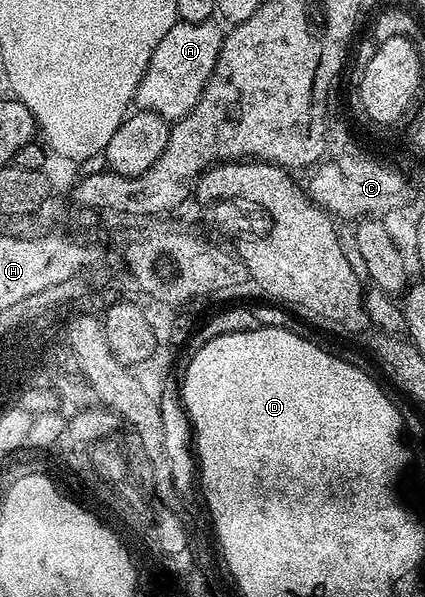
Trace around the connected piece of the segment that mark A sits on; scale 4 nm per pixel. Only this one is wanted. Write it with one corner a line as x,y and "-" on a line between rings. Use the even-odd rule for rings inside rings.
179,21
168,29
168,33
164,33
164,41
156,45
148,69
134,94
134,103
141,110
156,113
167,121
177,121
192,110
196,101
200,101
200,93
204,93
206,82
212,77
216,57
220,57
222,48
224,31
216,24
214,21

